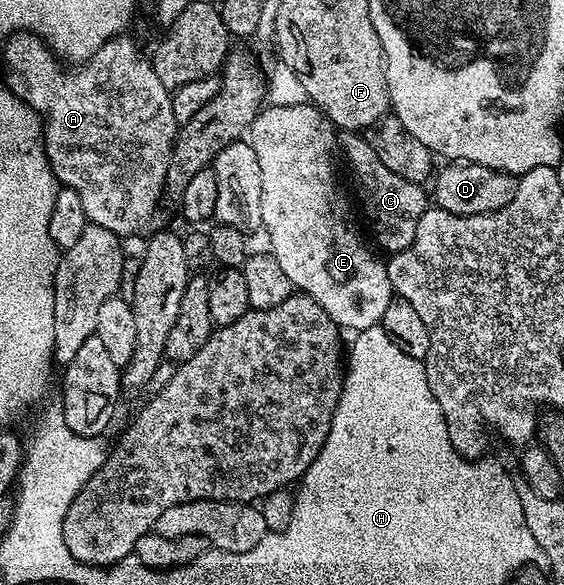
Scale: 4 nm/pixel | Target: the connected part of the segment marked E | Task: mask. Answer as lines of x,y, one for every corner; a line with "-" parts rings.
309,102
299,104
298,106
271,106
261,107
260,113
254,118
250,129
250,143
254,154
258,154
258,166
262,169
262,228
266,233
268,231
268,240
272,243
270,247
271,255
275,256
278,266
282,266
282,271
286,274
286,278
290,278
293,289
299,290
303,295
314,298
314,302
318,302
318,306
322,306
332,315
333,320
340,325
341,329
348,330
352,328
353,333
361,332
367,328
374,328
380,324
382,314
386,314
386,306
390,306
390,302
394,298
392,283
388,277
388,265
379,255
372,256
373,249
360,241
360,236
356,233
356,228
351,224
352,208
348,205
348,200
344,197
344,192
340,189
340,184
336,181
336,164
332,161
332,147
337,147
338,136
334,131
334,125
323,116
319,108
315,104

